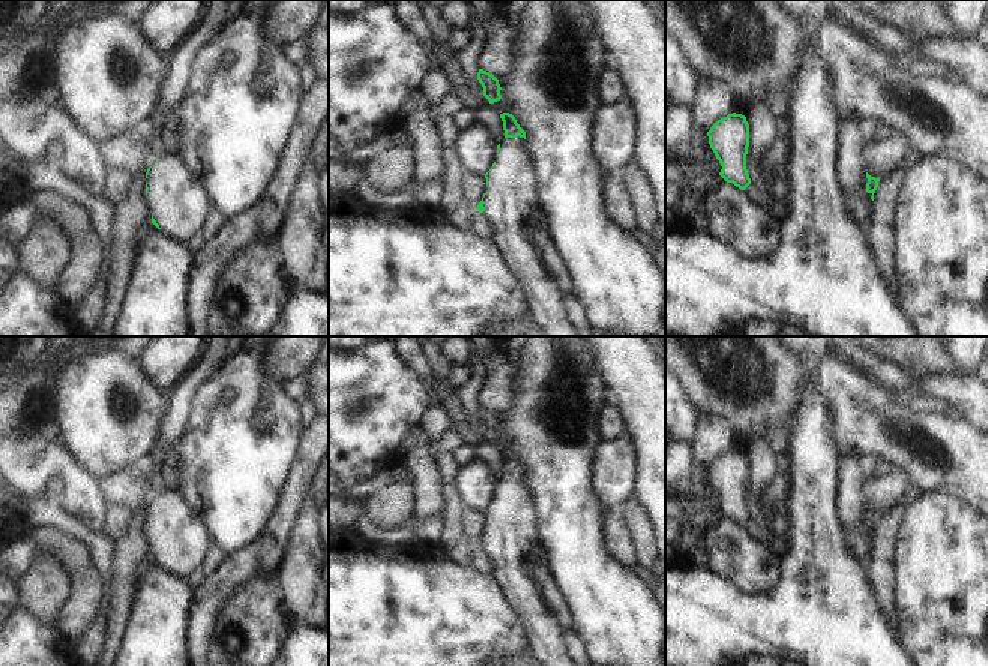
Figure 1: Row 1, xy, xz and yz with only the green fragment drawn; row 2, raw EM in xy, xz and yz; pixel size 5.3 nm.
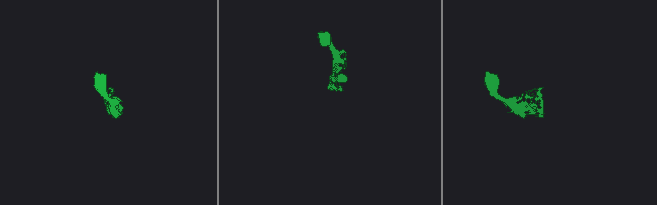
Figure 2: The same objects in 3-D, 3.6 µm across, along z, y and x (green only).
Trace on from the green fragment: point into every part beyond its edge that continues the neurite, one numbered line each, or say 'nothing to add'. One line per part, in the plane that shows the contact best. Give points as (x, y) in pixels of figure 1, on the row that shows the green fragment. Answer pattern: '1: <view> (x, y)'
nothing to add

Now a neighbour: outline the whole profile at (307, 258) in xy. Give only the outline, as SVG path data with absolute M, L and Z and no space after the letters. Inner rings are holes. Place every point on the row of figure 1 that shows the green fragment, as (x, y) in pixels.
M311 153L299 174L279 240L290 284L329 294L329 249L321 238L327 226L321 206L321 174Z

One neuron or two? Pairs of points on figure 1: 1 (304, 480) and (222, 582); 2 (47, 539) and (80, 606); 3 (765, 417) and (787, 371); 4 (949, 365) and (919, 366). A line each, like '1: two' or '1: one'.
1: one
2: one
3: one
4: one

